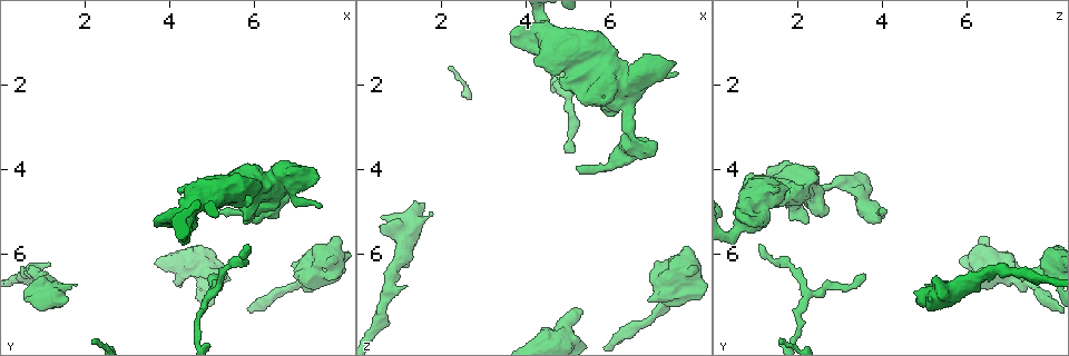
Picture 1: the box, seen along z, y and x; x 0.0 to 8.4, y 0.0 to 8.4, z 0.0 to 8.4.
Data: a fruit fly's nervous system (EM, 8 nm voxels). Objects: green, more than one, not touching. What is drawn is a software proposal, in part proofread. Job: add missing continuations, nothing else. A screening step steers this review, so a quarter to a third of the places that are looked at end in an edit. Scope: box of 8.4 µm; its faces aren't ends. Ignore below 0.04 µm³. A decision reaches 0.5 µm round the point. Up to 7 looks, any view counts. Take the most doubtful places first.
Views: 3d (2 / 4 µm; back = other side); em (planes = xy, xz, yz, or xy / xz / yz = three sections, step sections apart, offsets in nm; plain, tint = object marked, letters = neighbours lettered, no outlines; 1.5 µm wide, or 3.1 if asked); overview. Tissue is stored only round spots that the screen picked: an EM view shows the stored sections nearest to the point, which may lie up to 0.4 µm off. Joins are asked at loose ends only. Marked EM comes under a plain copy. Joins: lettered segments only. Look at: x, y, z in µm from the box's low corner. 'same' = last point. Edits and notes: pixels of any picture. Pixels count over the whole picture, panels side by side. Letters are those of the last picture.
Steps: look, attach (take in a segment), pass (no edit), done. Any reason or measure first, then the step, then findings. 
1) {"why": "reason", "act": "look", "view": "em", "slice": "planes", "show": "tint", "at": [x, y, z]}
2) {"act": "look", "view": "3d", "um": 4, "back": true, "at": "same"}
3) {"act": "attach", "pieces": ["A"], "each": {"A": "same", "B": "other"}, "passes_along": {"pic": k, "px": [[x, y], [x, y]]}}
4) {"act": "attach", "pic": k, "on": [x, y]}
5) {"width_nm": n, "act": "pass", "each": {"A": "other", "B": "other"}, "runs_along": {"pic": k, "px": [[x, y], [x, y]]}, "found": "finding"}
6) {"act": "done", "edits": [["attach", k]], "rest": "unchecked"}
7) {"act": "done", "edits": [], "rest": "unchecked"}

{"act": "look", "view": "3d", "um": 4, "back": true, "at": [5.25, 5.00, 3.85]}

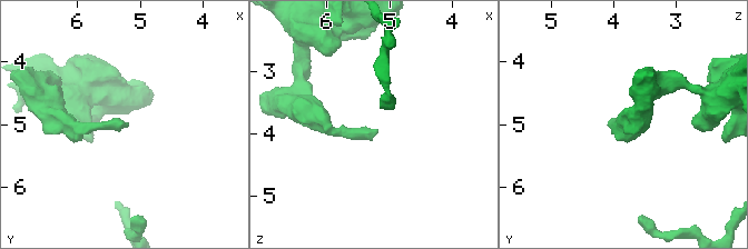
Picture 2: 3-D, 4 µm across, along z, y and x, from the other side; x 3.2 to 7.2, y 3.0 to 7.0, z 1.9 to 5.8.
{"why": "shape alone is not enough", "act": "look", "view": "em", "slice": "planes", "show": "letters", "at": [5.20, 5.00, 3.95]}

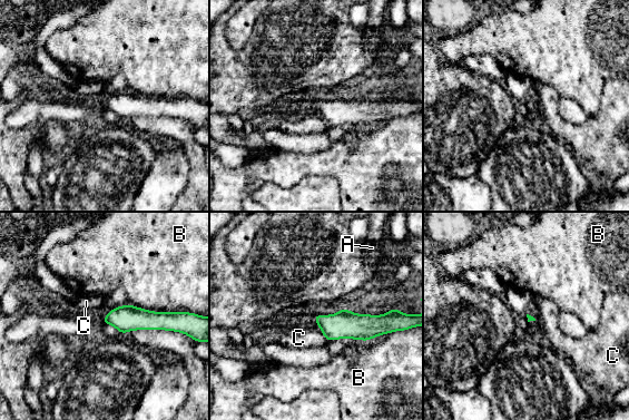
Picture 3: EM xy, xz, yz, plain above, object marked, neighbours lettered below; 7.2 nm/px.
{"act": "pass", "each": {"A": "other", "B": "other", "C": "other"}, "border": {"pic": 3, "px": [[320, 329], [325, 340]]}, "found": "none of them fits"}

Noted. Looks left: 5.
{"why": "an open end", "act": "look", "view": "3d", "um": 4, "at": [5.15, 6.60, 7.30]}

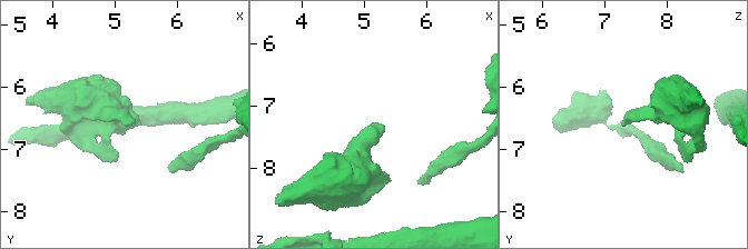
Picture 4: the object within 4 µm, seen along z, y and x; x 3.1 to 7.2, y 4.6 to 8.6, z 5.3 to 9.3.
{"act": "look", "view": "em", "slice": "planes", "show": "letters", "at": [5.20, 6.60, 7.25]}

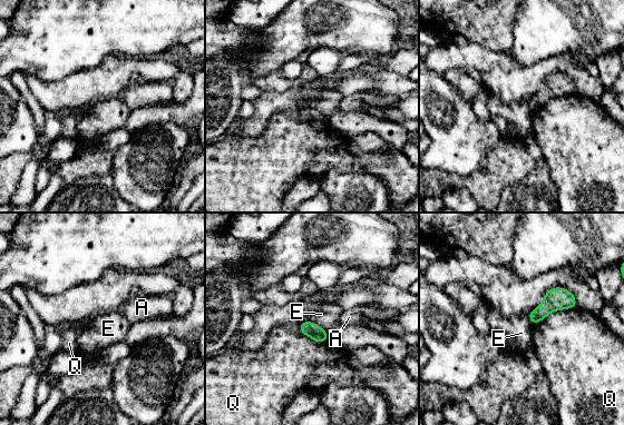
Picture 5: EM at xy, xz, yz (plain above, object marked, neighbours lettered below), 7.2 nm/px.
{"act": "pass", "each": {"A": "other", "E": "other", "Q": "other"}, "border": {"pic": 5, "px": [[306, 319], [320, 325], [328, 333]]}, "found": "no lettered segment goes on from it"}

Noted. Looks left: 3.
{"why": "branch stops here", "act": "look", "view": "3d", "um": 2, "at": [4.85, 4.40, 1.90]}

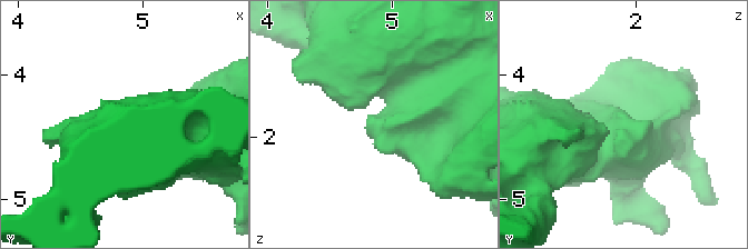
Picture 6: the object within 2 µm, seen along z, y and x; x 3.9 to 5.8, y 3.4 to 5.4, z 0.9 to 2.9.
{"act": "look", "view": "em", "slice": "xy", "step": 8, "show": "tint", "at": [4.80, 4.46, 1.90]}

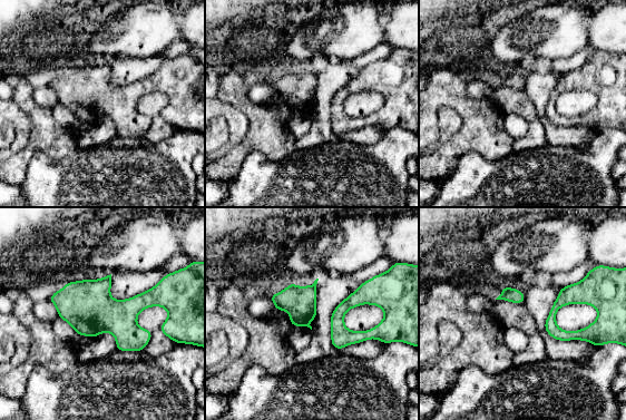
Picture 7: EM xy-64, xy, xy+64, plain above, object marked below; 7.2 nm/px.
{"act": "look", "view": "em", "slice": "planes", "show": "letters", "at": "same"}

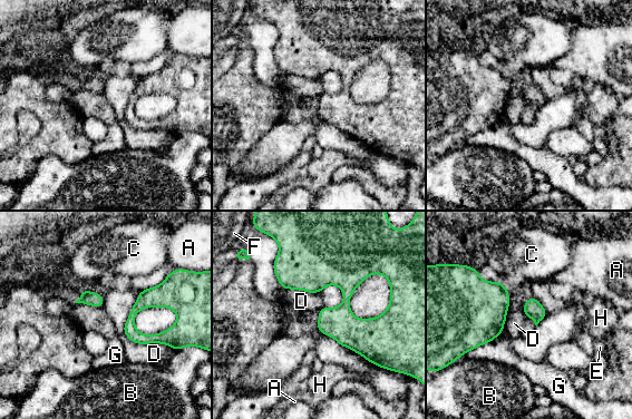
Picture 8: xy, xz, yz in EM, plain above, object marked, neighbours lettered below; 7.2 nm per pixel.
{"act": "pass", "each": {"A": "other", "B": "other", "C": "other", "D": "other", "E": "other", "F": "other", "G": "other", "H": "other"}, "found": "no lettered segment goes on from it"}

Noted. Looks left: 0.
{"act": "done", "edits": [], "rest": "unchecked"}

